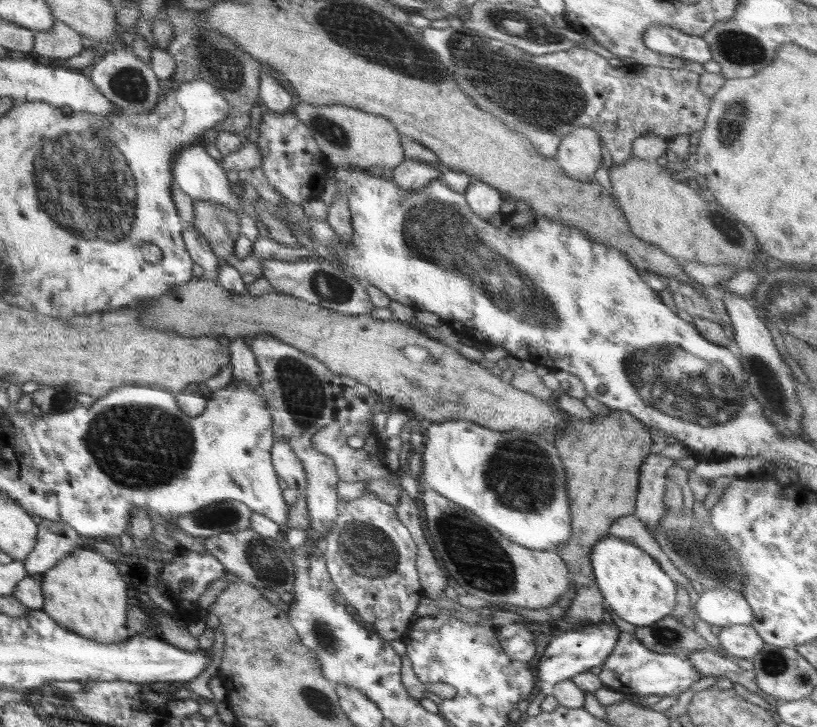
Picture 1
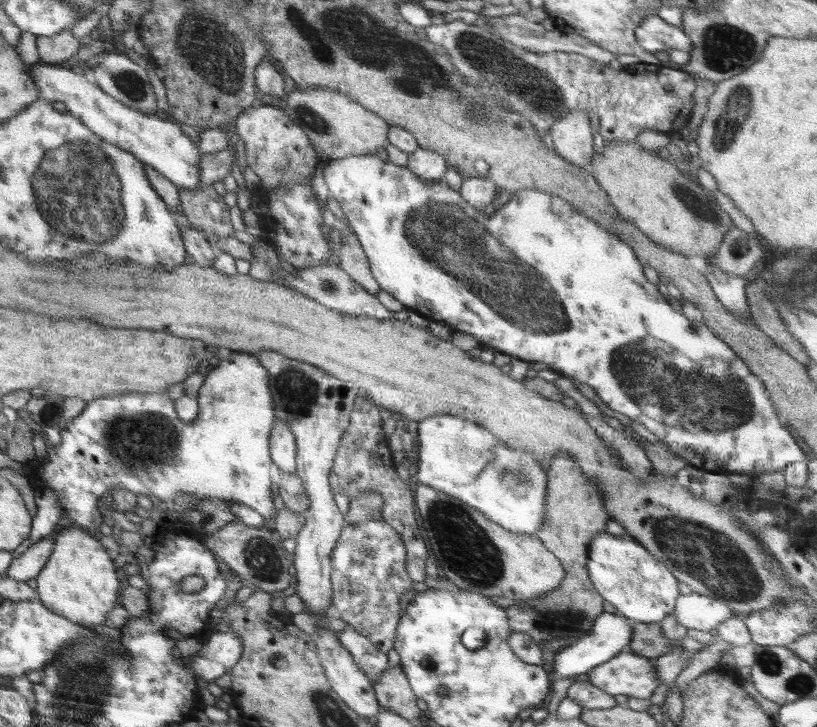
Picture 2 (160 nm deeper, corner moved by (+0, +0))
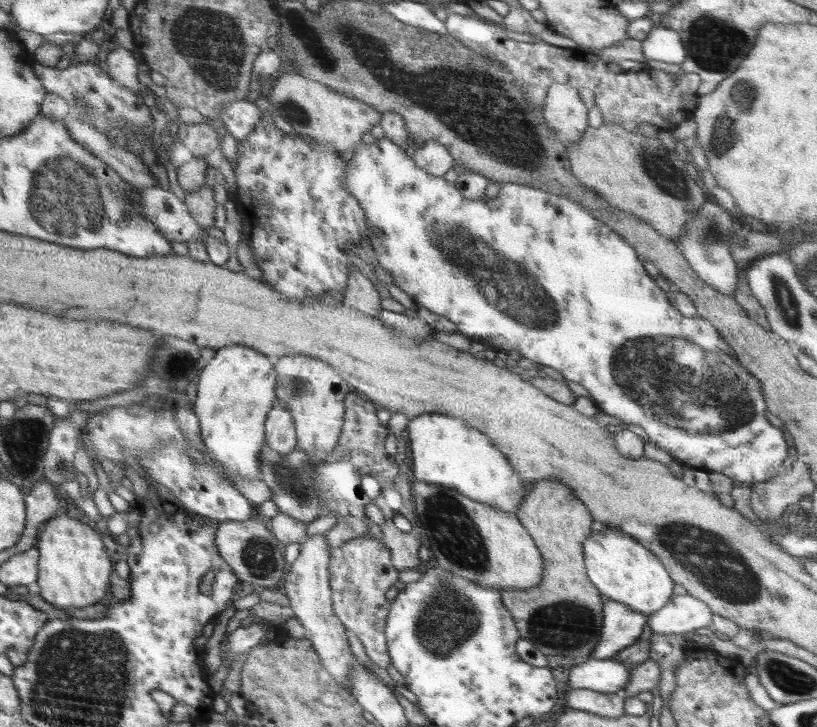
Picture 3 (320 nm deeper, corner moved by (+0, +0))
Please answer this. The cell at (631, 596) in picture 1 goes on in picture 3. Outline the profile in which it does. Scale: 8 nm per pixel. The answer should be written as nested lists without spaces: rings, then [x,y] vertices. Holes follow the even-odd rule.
[[[608,528],[605,531],[593,532],[582,547],[590,582],[612,601],[628,605],[630,609],[648,618],[652,613],[659,611],[673,595],[675,582],[670,578],[670,573],[658,557],[648,552],[629,535]]]

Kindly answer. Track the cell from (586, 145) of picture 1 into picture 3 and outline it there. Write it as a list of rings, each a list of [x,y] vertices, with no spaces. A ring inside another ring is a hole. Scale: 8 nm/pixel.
[[[564,83],[549,86],[541,112],[547,125],[558,135],[564,146],[578,142],[589,126],[587,108],[578,90]]]

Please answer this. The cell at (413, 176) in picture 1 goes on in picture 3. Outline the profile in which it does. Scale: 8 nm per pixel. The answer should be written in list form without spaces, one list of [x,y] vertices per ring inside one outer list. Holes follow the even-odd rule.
[[[426,141],[415,147],[413,161],[428,174],[443,177],[454,168],[453,158],[443,144],[436,141]]]

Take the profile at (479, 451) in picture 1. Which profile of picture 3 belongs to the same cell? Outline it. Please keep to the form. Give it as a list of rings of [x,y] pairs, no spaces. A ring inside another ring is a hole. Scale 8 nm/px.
[[[440,413],[412,418],[406,428],[414,463],[413,480],[446,486],[472,500],[516,514],[528,490],[524,494],[526,485],[522,477],[514,473],[509,459],[490,443],[486,434]]]

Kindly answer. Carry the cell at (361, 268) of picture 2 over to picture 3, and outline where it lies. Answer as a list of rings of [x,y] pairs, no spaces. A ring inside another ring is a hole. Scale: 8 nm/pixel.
[[[356,266],[349,273],[348,285],[341,295],[344,306],[378,318],[382,309],[378,287],[360,273]]]

